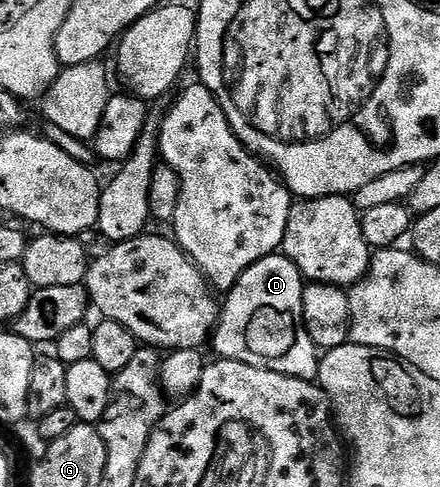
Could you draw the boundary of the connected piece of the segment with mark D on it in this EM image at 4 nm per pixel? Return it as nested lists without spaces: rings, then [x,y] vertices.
[[[282,252],[270,254],[252,264],[239,278],[239,283],[232,290],[226,291],[225,302],[217,327],[218,333],[247,334],[250,330],[259,330],[259,358],[257,364],[266,370],[281,372],[285,376],[300,378],[306,382],[315,382],[319,377],[319,359],[321,351],[309,340],[309,332],[305,332],[303,319],[303,288],[305,279],[303,273]]]

